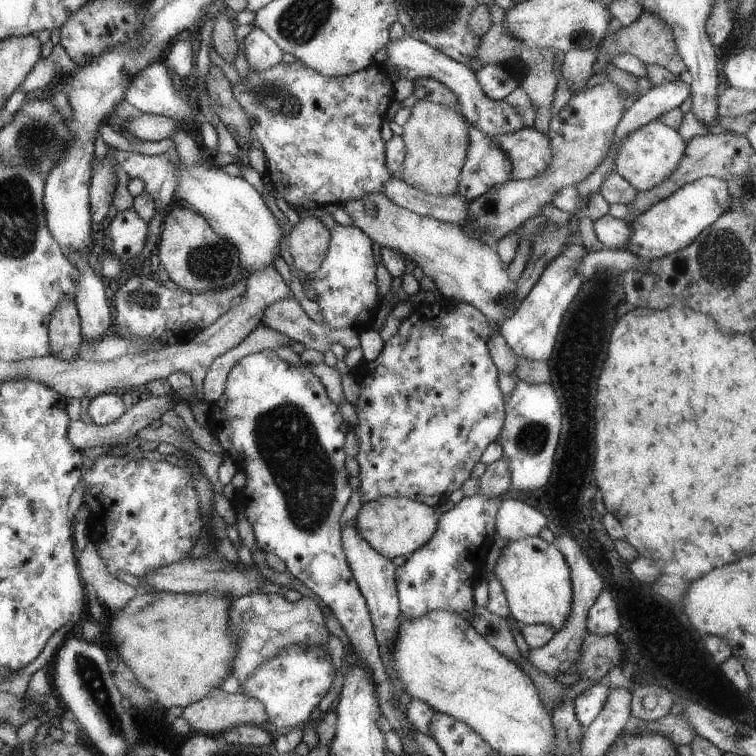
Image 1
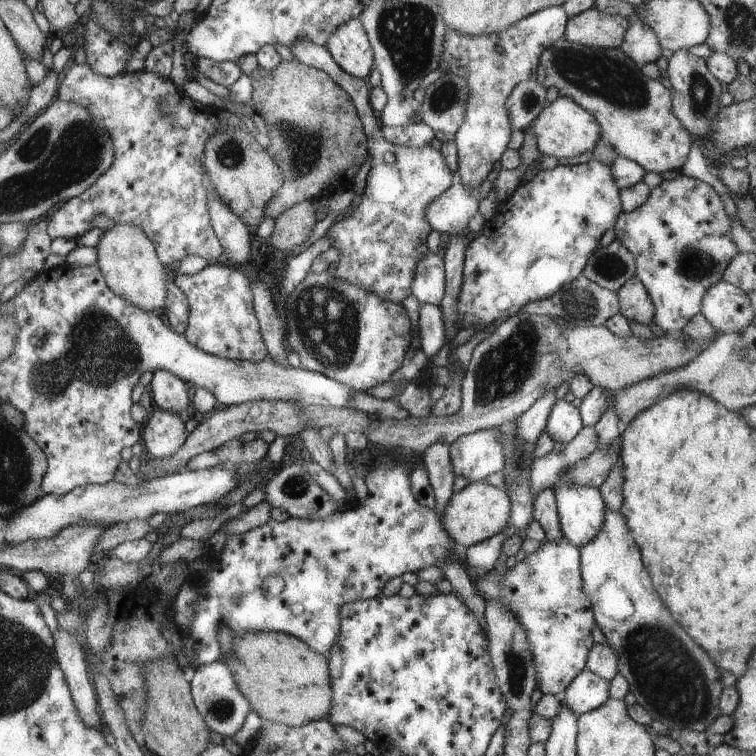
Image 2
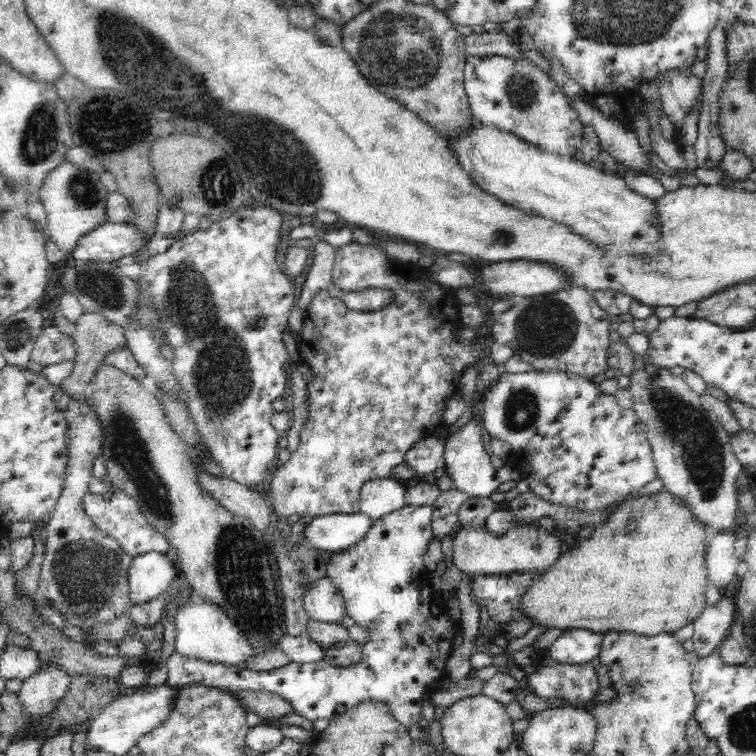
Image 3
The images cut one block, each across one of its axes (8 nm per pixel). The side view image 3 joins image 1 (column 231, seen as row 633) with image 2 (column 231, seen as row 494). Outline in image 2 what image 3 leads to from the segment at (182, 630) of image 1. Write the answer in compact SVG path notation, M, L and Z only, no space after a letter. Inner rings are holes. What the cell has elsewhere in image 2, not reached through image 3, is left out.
M254 631L236 635L232 641L232 651L229 655L222 652L220 660L234 672L238 688L264 722L280 723L290 727L299 727L318 719L328 718L332 708L333 687L329 671L328 655L312 652L312 649L298 637L283 632Z

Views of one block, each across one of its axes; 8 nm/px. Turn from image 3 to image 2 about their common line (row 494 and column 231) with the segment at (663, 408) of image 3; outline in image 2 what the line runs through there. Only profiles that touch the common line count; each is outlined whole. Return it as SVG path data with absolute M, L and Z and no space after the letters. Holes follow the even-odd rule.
M214 661L196 668L190 684L193 703L201 712L210 730L222 734L223 738L233 737L242 728L244 719L251 711L251 704L238 688L234 672L224 662Z

